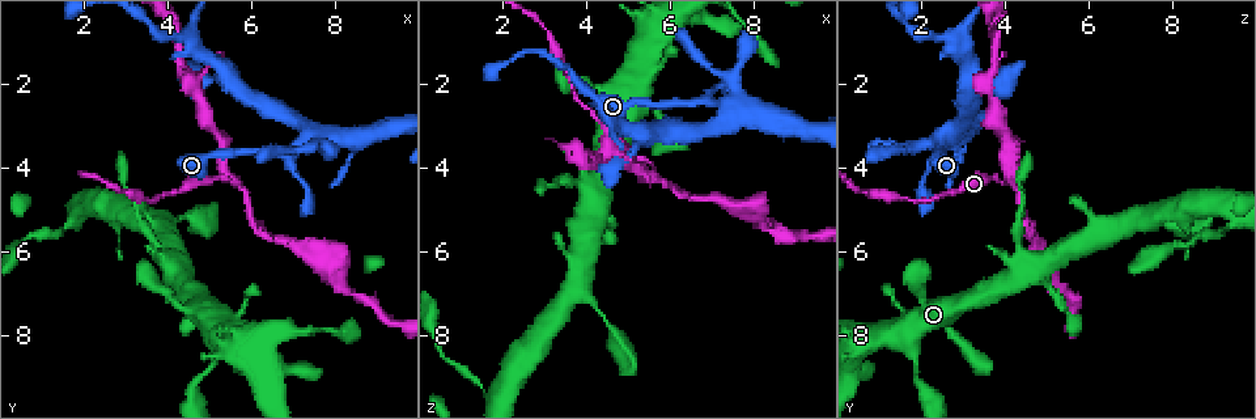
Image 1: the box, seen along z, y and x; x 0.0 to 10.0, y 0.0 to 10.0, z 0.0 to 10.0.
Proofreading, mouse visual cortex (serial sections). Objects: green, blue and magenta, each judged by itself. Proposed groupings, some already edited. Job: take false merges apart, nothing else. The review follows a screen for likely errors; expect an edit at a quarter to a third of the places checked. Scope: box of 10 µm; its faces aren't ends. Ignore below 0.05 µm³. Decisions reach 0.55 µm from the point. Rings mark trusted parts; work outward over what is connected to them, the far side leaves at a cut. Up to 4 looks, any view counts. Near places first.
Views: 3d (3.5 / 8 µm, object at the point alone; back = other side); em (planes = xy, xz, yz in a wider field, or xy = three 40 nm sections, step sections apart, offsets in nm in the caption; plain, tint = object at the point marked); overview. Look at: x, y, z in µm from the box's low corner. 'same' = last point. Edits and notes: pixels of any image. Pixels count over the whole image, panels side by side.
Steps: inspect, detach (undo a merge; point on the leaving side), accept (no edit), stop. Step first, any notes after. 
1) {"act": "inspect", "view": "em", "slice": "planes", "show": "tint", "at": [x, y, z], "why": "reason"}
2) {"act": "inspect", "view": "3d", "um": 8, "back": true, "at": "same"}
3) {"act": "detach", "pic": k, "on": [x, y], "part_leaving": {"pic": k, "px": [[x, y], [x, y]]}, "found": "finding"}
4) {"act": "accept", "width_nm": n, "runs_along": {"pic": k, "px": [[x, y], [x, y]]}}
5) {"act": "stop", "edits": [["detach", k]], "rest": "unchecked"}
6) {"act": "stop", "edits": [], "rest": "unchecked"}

{"act": "inspect", "view": "3d", "um": 3.5, "at": [7.55, 3.20, 2.65], "why": "four or more arms meet"}

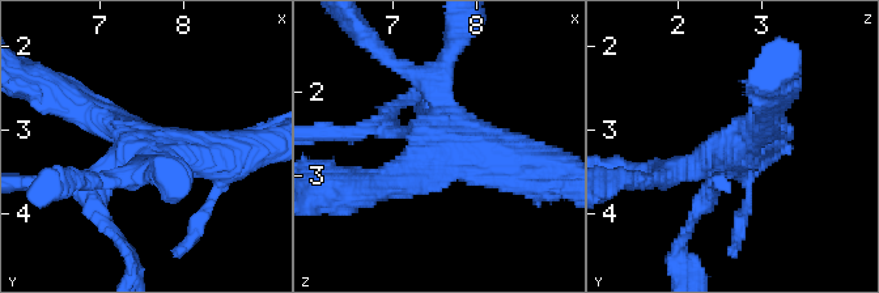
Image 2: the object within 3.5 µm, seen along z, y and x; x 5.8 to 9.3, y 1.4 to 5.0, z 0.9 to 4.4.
{"act": "inspect", "view": "em", "slice": "planes", "show": "tint", "at": [7.50, 3.20, 2.70], "arms": 4, "arm_widths_nm": [200, 300, 350, 500]}

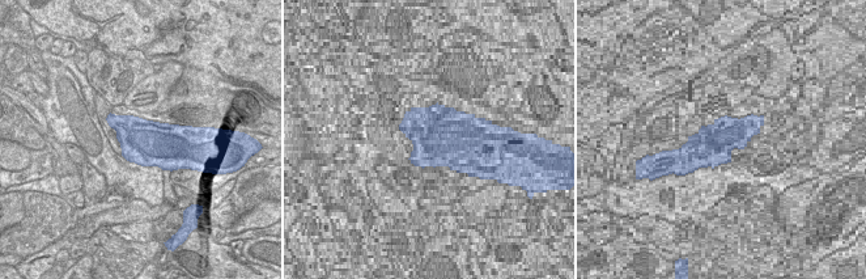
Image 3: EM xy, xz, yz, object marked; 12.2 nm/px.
{"act": "accept", "found": "one cell here"}

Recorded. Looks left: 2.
{"act": "inspect", "view": "3d", "um": 3.5, "back": true, "at": [5.60, 4.40, 4.05], "why": "thick turns thin"}

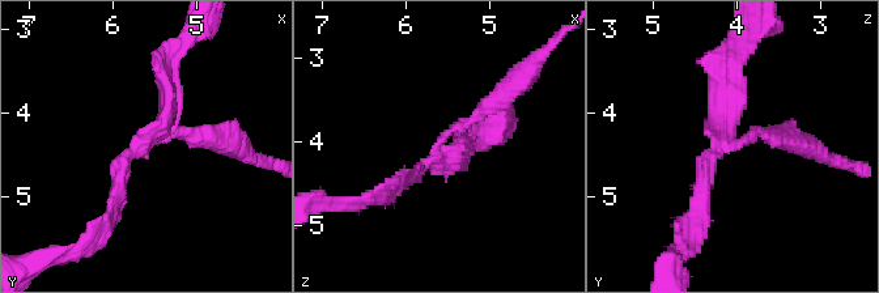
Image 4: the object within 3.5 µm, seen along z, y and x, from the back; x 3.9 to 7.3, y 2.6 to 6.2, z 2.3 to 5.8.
{"act": "inspect", "view": "em", "slice": "xy", "step": 5, "show": "tint", "at": [5.55, 4.40, 4.10], "why": "need the tissue"}

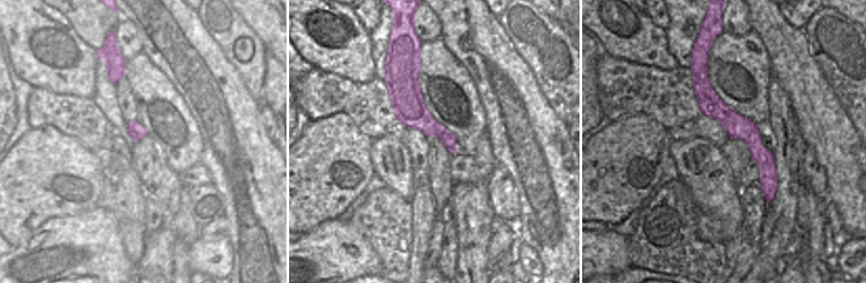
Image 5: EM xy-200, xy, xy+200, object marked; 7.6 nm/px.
{"act": "detach", "pic": 4, "on": [177, 101], "part_leaving": {"pic": 4, "px": [[151, 141], [123, 157], [106, 230]]}, "found": "two cells meet here"}

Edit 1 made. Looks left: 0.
{"act": "stop", "edits": [["detach", 4]], "rest": "unchecked"}

